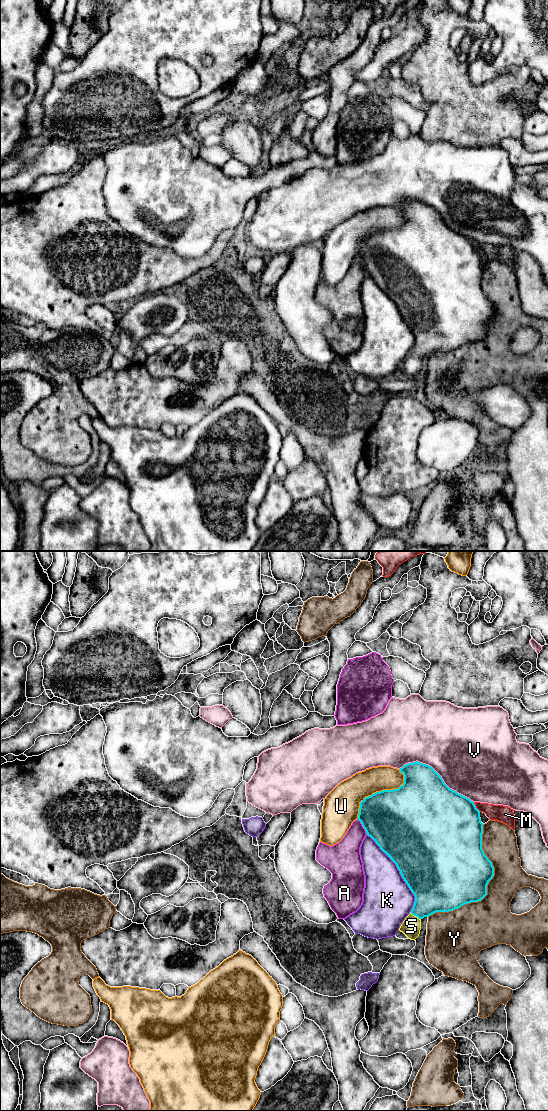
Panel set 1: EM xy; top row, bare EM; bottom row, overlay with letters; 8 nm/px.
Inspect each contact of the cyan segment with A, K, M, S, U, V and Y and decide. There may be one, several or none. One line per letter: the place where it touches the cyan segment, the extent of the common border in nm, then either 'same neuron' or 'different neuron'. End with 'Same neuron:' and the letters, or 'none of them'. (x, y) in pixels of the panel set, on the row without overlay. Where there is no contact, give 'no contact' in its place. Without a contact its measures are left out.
A: xy (362, 265) | 160 nm | different neuron
K: xy (400, 313) | 700 nm | different neuron
M: xy (475, 247) | 100 nm | different neuron
S: xy (415, 355) | 100 nm | same neuron
U: xy (380, 231) | 550 nm | different neuron
V: xy (437, 213) | 650 nm | different neuron
Y: xy (486, 328) | 850 nm | different neuron
Same neuron: S

